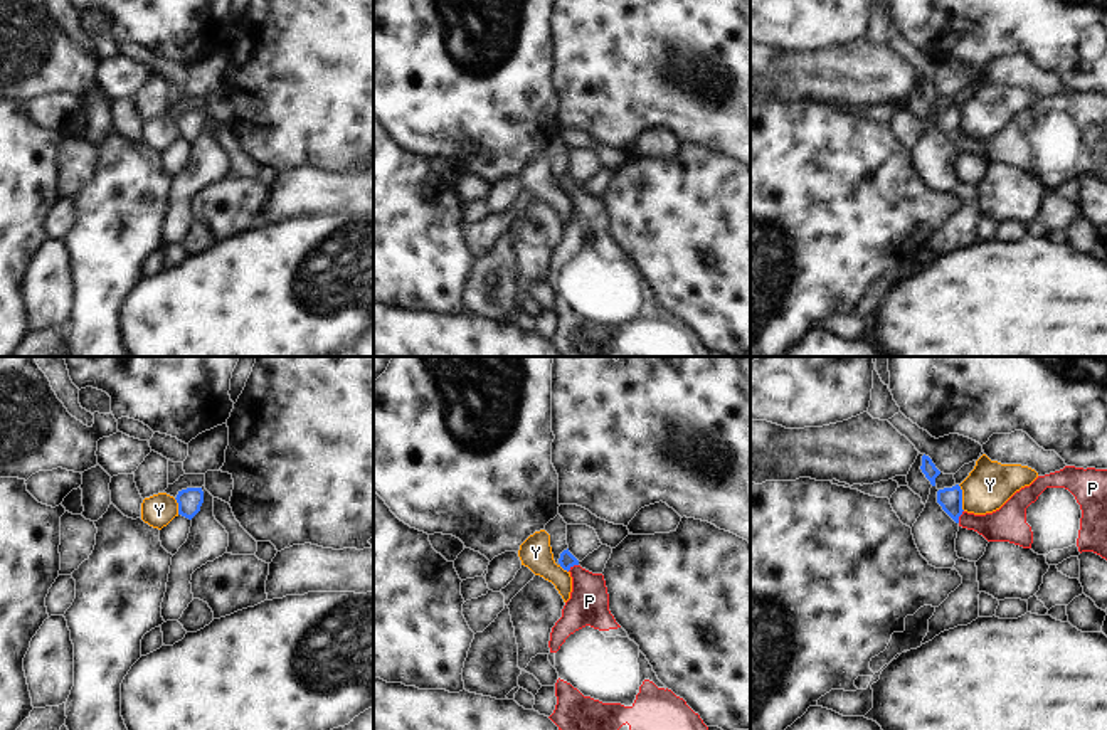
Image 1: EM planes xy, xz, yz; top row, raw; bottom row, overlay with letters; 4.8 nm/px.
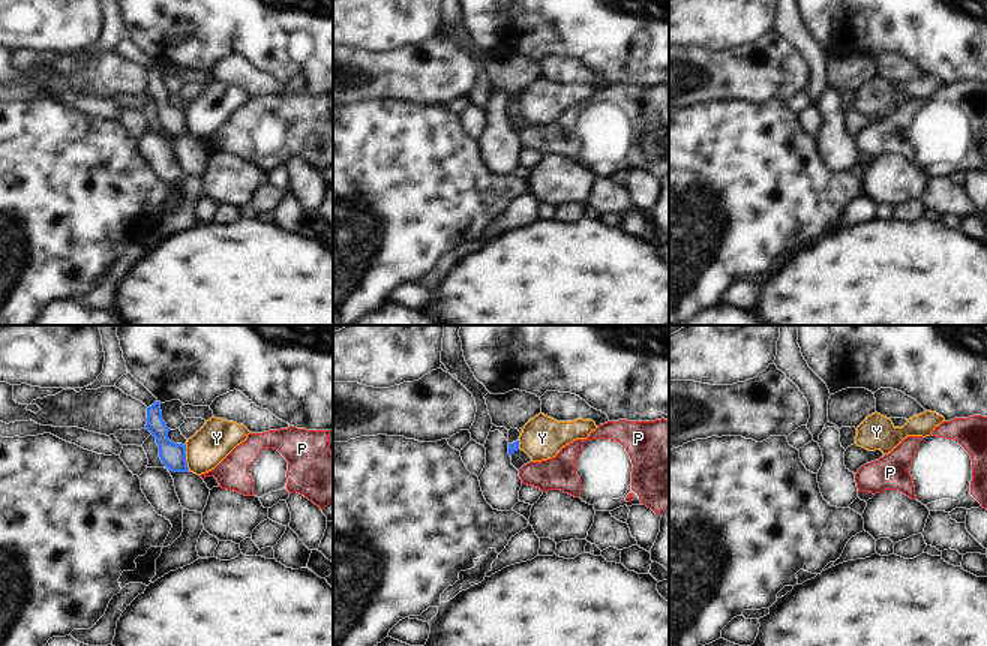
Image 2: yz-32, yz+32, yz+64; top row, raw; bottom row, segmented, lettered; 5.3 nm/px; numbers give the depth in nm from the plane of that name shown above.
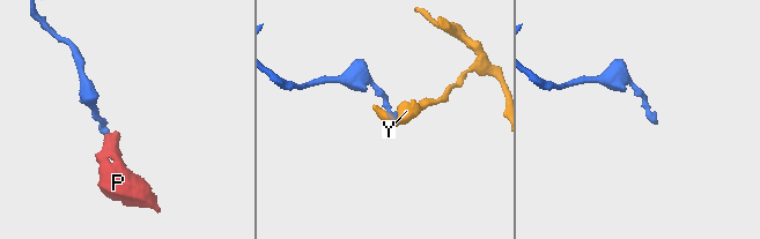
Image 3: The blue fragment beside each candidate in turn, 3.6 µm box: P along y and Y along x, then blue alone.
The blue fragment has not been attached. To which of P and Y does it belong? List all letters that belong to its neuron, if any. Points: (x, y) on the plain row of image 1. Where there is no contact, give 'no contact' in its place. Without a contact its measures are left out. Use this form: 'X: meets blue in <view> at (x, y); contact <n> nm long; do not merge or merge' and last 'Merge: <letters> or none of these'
P: meets blue in xz at (572, 189); contact 70 nm long; merge
Y: meets blue in yz at (961, 121); contact 130 nm long; do not merge
Merge: P

